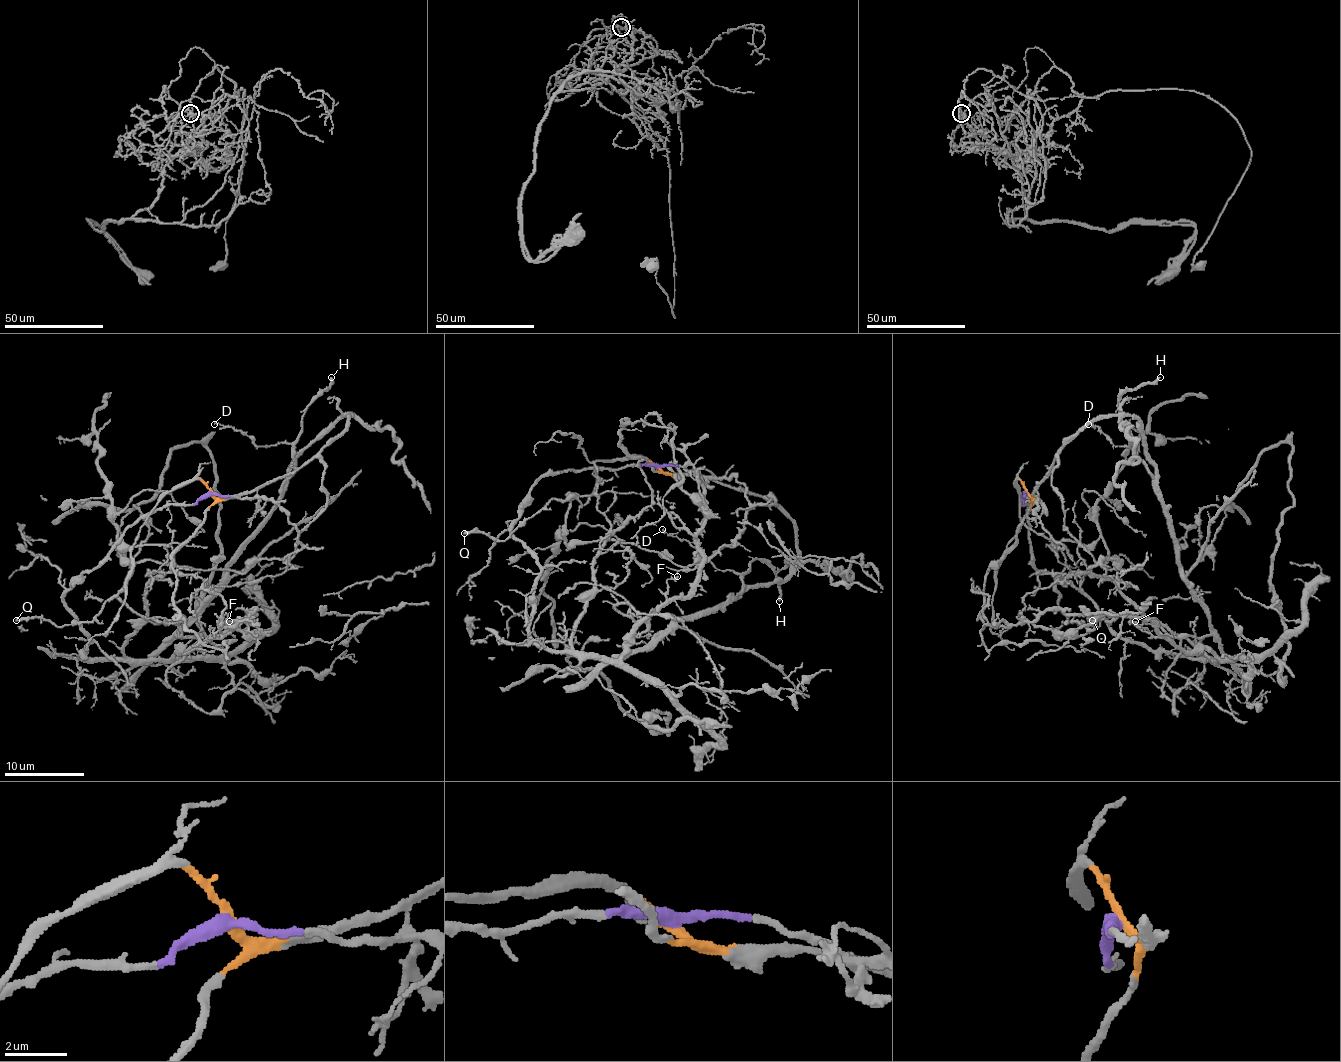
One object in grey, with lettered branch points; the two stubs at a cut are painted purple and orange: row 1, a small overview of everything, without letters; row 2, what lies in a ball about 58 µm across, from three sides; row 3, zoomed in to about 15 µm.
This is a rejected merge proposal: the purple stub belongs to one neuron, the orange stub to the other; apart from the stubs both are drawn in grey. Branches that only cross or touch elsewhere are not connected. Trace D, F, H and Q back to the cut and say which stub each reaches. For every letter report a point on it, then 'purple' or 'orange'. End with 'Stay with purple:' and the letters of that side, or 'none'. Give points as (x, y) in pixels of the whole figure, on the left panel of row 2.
D: place (214, 424); orange
F: place (229, 621); purple
H: place (331, 377); orange
Q: place (16, 620); orange
Stay with purple: F

